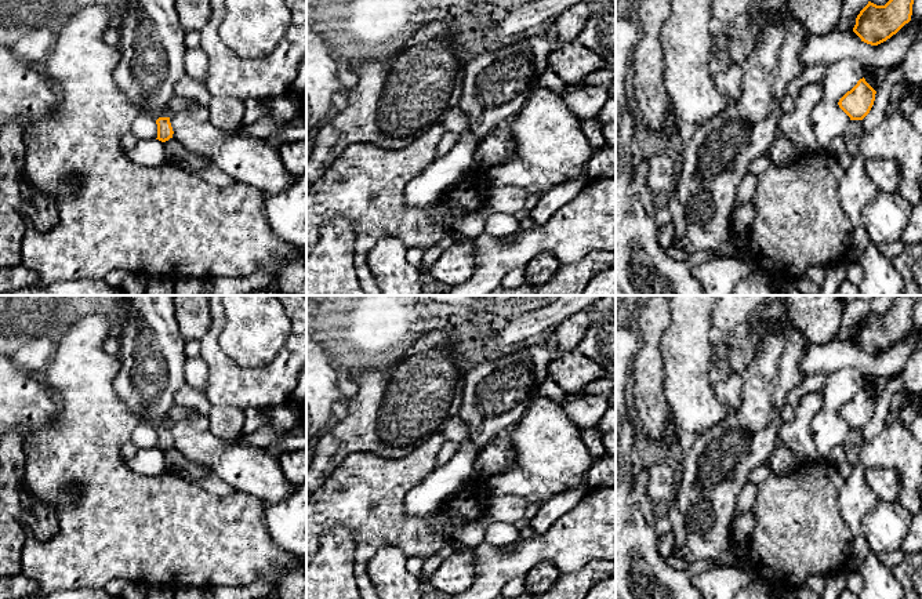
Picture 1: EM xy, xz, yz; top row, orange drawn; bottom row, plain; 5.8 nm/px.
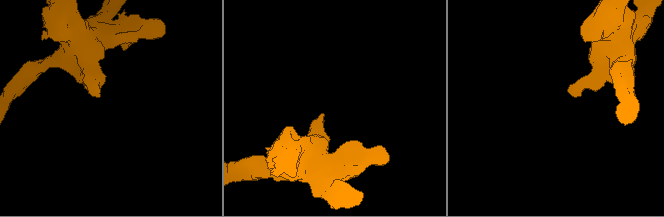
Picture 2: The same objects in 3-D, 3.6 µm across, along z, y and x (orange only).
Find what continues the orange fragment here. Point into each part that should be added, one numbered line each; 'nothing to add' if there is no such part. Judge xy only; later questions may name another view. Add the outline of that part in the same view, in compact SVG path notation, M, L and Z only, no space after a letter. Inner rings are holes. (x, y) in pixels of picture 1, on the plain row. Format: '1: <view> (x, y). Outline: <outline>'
nothing to add

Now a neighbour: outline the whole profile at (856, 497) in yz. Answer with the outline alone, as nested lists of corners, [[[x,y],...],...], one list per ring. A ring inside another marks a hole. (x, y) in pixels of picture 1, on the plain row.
[[[850,429],[842,446],[846,453],[845,461],[852,465],[852,472],[845,479],[845,484],[838,494],[838,508],[853,540],[847,566],[857,570],[871,553],[863,531],[863,519],[879,500],[865,480],[867,468],[861,461],[859,450],[861,442],[863,429]]]

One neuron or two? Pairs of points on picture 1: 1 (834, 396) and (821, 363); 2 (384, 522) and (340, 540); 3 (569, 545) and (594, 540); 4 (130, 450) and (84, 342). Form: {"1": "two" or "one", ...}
{"1": "two", "2": "two", "3": "one", "4": "two"}

